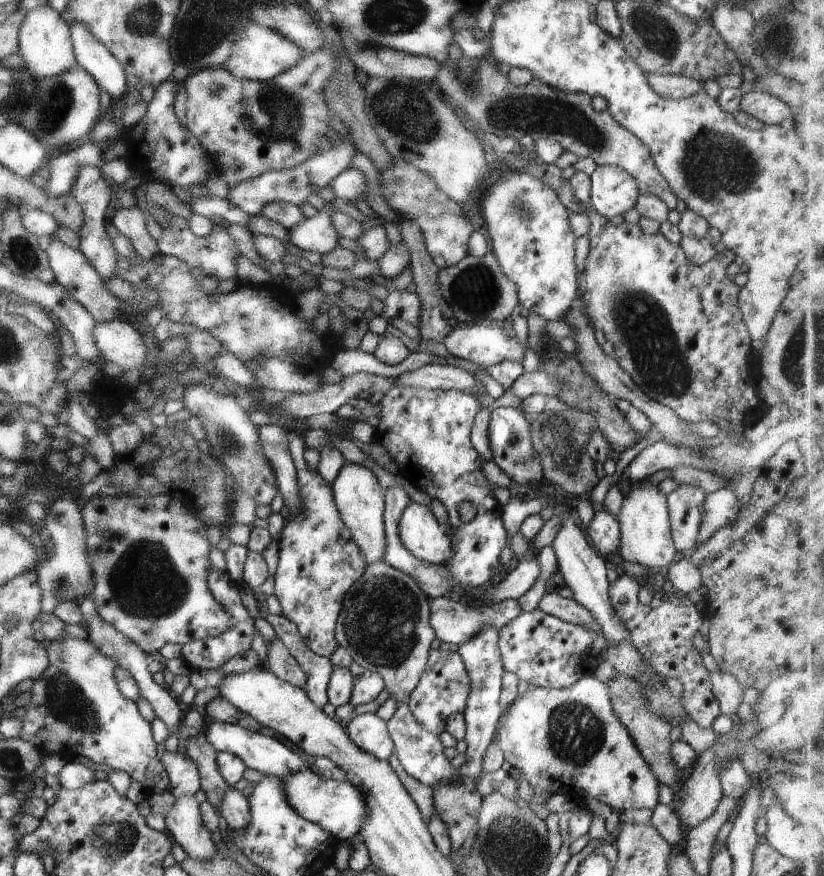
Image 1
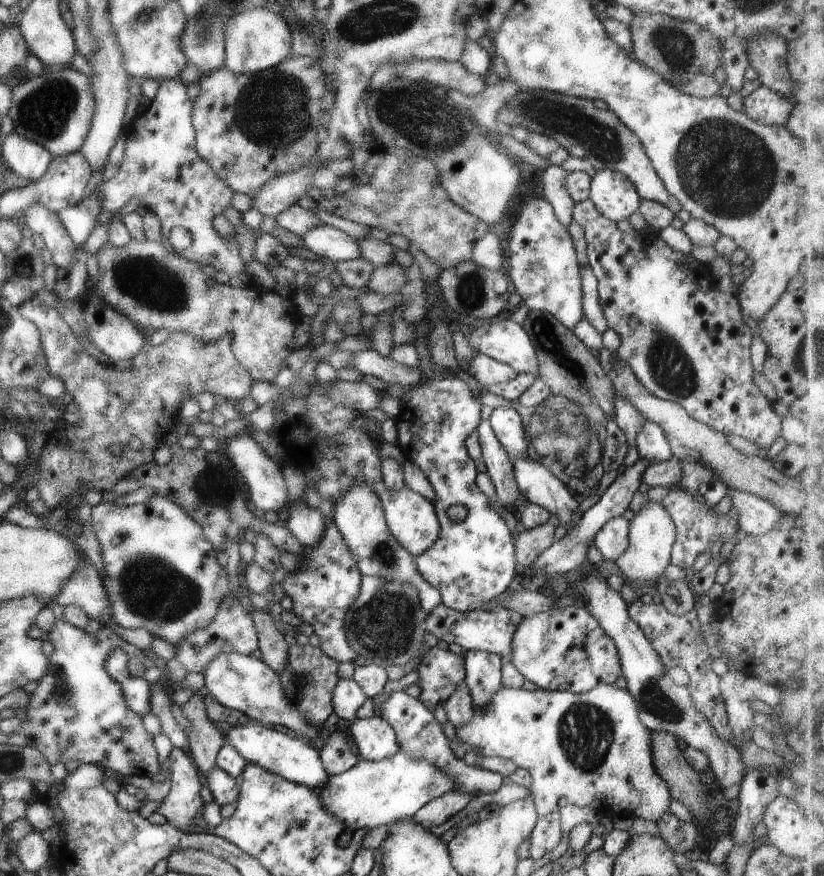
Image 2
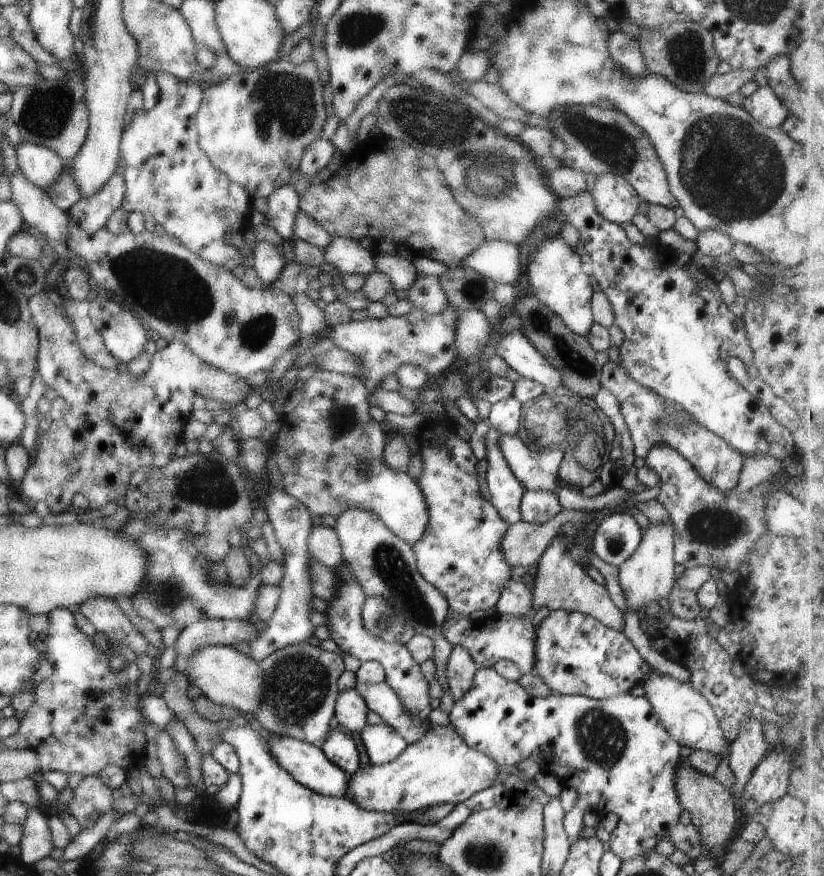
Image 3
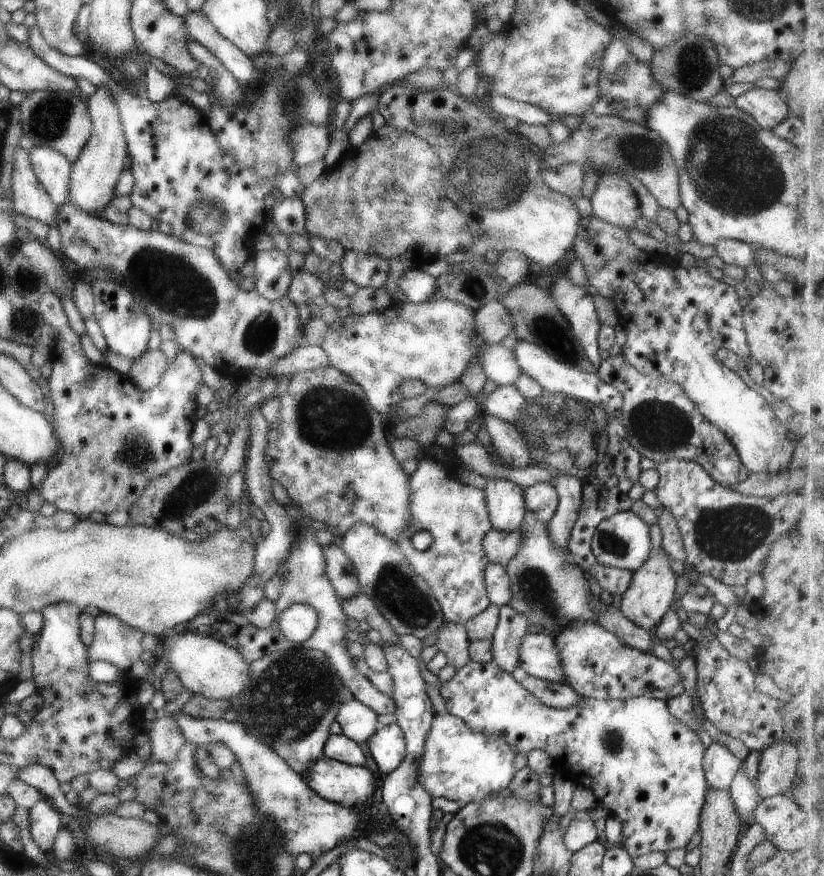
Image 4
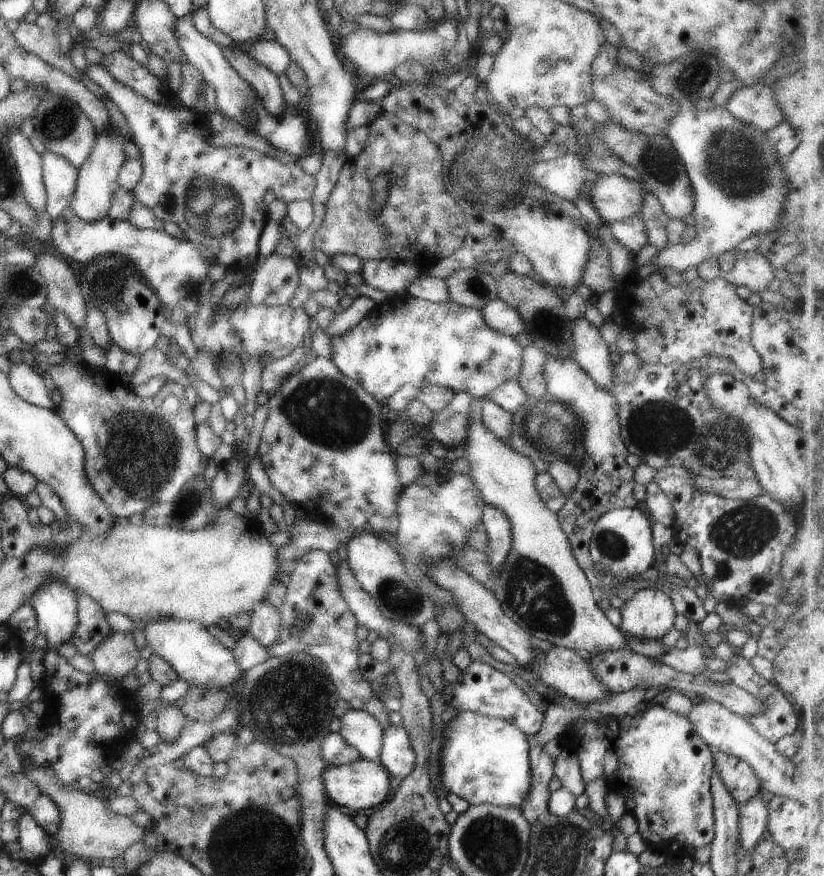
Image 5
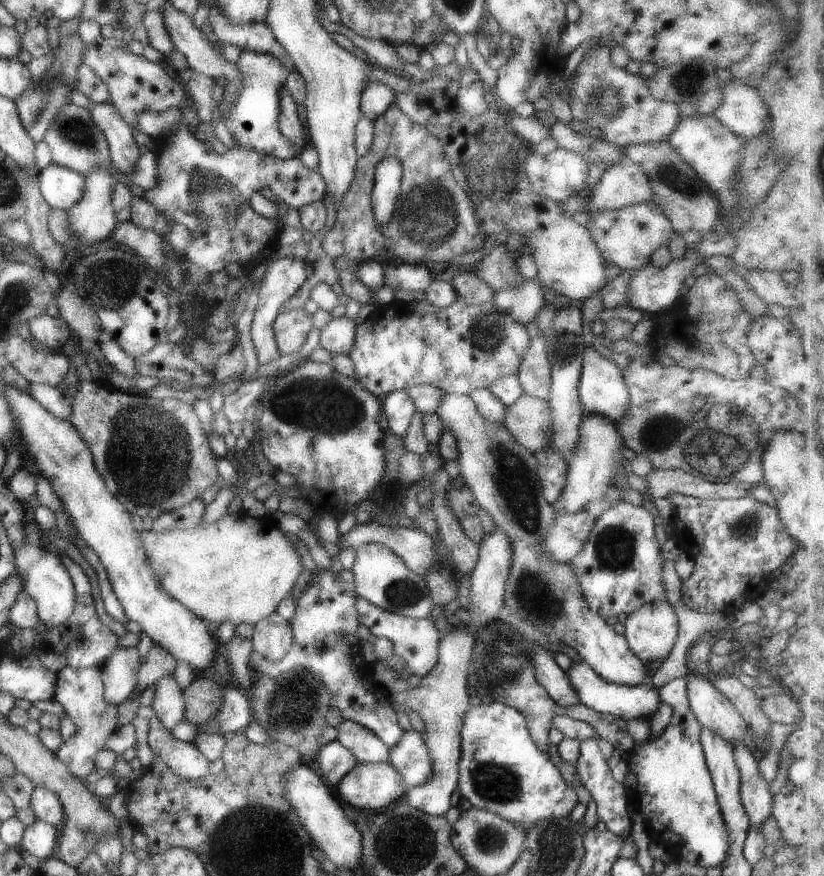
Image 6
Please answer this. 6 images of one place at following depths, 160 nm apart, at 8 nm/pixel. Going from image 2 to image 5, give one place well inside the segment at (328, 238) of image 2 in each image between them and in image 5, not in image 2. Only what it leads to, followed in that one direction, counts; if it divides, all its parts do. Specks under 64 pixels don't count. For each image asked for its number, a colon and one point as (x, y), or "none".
3: (347, 255)
4: (365, 270)
5: (385, 274)

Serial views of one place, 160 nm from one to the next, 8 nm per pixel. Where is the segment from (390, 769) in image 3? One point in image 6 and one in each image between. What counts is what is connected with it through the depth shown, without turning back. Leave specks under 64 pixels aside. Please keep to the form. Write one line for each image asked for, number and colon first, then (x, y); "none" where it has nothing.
4: (457, 763)
5: (484, 760)
6: (501, 769)

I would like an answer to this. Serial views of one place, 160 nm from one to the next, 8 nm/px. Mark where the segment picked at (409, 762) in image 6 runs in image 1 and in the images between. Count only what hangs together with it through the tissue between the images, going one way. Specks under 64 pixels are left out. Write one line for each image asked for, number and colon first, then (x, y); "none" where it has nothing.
1: (369, 732)
2: (375, 739)
3: (382, 743)
4: (387, 745)
5: (397, 756)

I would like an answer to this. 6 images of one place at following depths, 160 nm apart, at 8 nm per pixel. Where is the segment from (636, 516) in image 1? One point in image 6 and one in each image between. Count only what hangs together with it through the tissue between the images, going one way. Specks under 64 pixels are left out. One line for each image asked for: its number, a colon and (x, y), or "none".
2: (652, 532)
3: (647, 574)
4: (654, 586)
5: (649, 614)
6: (651, 630)

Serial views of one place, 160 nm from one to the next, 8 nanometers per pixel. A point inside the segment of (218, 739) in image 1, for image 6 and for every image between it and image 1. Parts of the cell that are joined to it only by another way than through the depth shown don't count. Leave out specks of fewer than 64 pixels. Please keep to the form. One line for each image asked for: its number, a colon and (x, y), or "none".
2: (294, 759)
3: (306, 763)
4: (349, 785)
5: (361, 785)
6: (368, 786)

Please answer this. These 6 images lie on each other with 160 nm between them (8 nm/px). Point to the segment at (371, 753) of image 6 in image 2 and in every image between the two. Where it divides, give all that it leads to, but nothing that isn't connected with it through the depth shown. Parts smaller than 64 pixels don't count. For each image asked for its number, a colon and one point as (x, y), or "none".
2: (347, 697)
3: (350, 709)
4: (358, 722)
5: (359, 728)

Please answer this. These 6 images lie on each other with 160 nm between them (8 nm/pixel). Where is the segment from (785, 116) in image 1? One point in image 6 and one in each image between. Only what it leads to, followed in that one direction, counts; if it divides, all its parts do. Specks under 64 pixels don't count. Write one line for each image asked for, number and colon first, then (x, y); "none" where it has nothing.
2: (763, 105)
3: (763, 105)
4: (767, 107)
5: (754, 104)
6: (741, 110)

